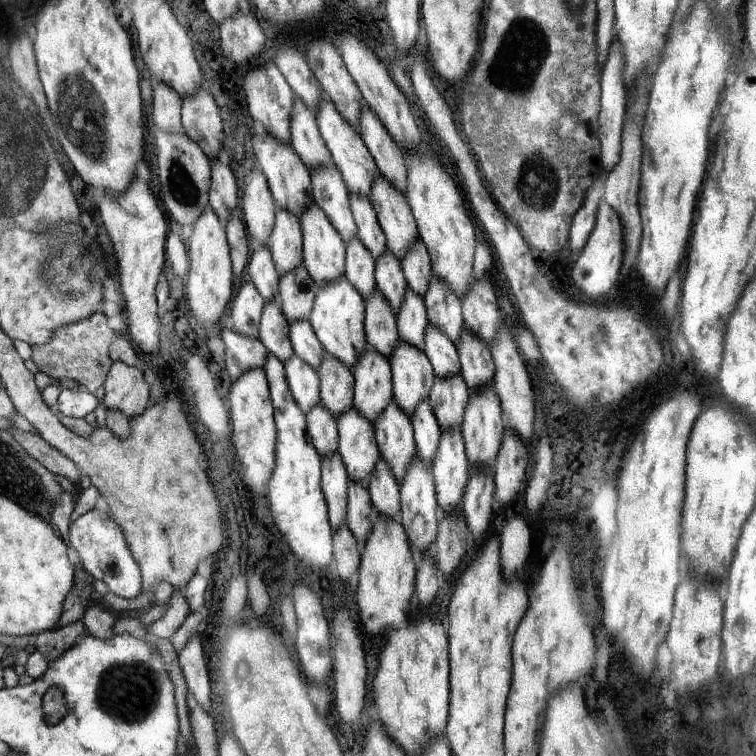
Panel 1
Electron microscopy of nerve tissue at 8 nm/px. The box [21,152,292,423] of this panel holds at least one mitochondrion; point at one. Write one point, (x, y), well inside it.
(65, 273)

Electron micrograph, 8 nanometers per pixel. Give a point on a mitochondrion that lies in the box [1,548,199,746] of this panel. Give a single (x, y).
(128, 691)

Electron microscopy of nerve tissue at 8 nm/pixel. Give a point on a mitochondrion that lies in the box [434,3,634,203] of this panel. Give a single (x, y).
(520, 58)

